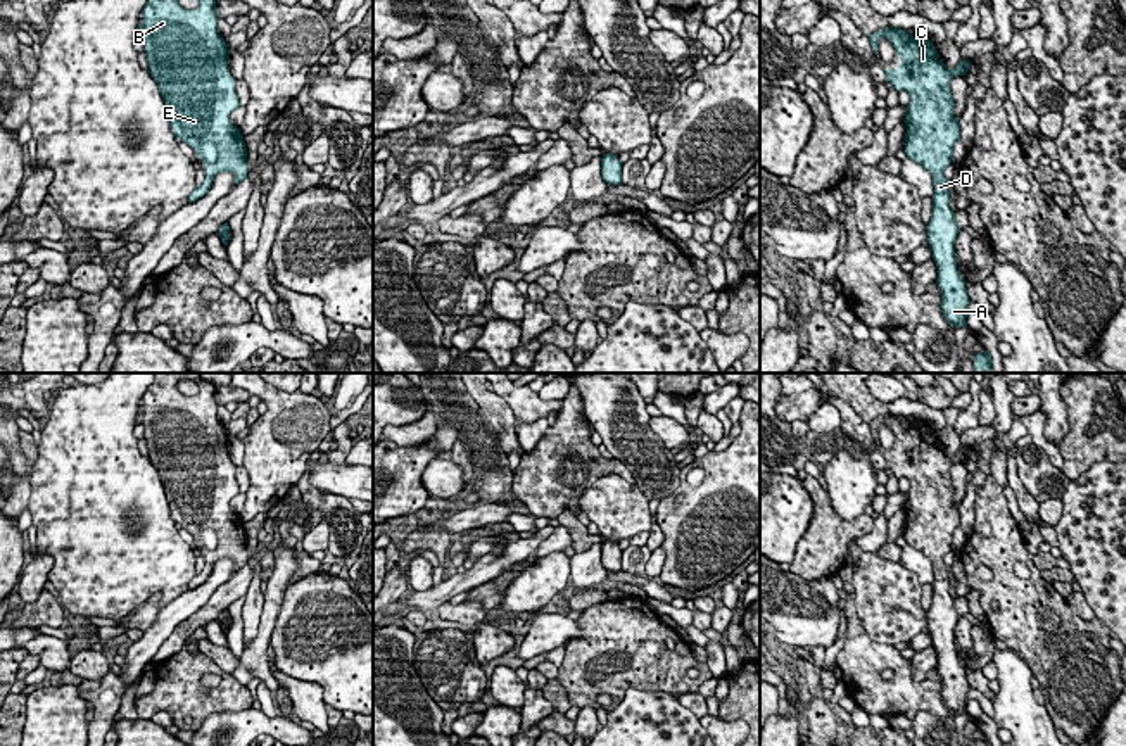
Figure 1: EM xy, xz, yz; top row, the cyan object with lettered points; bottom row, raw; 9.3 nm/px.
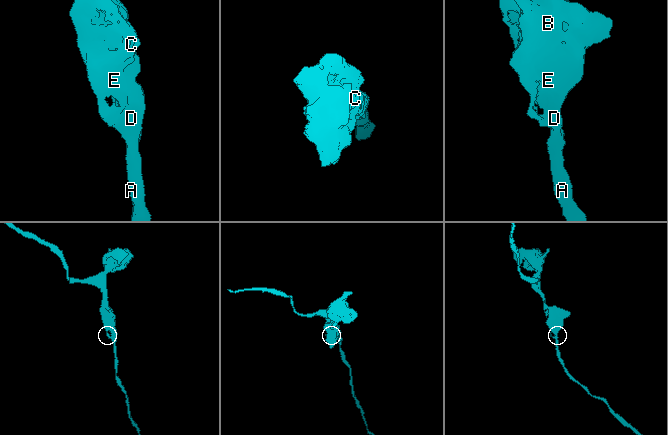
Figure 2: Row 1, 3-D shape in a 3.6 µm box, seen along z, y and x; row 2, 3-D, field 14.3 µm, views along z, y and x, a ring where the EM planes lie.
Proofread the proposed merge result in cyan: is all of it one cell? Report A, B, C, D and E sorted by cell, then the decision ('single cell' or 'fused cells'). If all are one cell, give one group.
groups A B C D E; single cell

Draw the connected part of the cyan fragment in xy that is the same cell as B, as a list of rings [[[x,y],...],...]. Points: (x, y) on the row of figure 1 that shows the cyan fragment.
[[[149,0],[140,24],[149,73],[164,100],[171,131],[190,145],[206,166],[206,180],[190,193],[190,202],[204,197],[214,176],[223,171],[235,174],[235,185],[247,178],[244,135],[230,121],[230,114],[240,107],[235,92],[237,79],[228,66],[230,50],[225,38],[218,35],[216,0],[199,2],[197,9],[185,10],[178,0]]]

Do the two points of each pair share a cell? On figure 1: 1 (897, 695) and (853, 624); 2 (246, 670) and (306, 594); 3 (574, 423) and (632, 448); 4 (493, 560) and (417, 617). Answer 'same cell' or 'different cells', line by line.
1: same cell
2: different cells
3: different cells
4: different cells

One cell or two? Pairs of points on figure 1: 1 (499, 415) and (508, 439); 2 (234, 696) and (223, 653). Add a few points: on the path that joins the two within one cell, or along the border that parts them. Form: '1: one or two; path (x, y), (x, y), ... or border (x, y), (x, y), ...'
1: one; path (501, 420), (506, 434)
2: two; border (199, 648), (232, 676)

